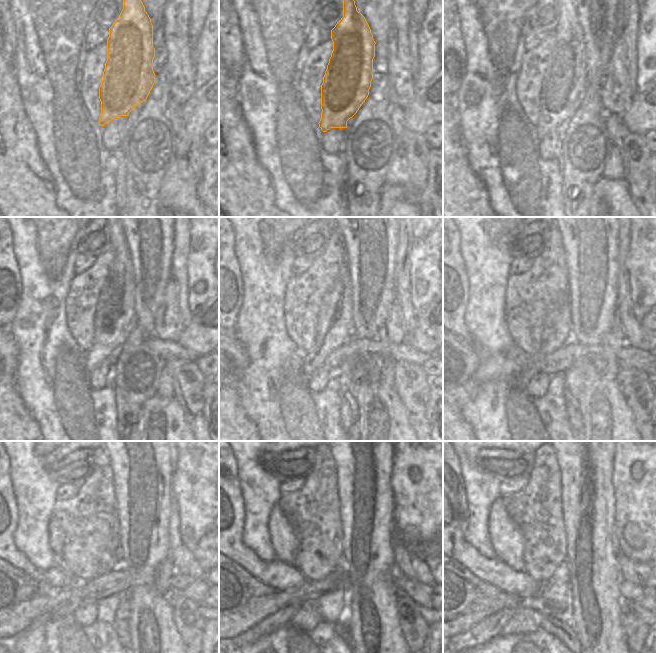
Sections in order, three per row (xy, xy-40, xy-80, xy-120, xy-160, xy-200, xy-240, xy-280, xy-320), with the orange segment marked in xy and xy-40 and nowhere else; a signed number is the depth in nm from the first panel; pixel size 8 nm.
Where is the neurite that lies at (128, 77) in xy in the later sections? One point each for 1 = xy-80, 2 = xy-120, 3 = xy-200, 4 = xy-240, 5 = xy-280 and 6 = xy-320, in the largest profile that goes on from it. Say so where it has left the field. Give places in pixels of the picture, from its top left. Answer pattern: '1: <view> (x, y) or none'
1: xy-80 (564, 85)
2: xy-120 (115, 317)
3: xy-200 (556, 333)
4: xy-240 (68, 608)
5: xy-280 (282, 617)
6: xy-320 (479, 634)

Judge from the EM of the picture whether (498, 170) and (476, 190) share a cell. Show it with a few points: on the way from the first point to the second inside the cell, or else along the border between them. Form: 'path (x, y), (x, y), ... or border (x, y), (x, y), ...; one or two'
border (469, 164), (484, 185), (491, 205); two

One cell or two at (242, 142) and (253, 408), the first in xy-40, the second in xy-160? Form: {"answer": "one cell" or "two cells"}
{"answer": "two cells"}

